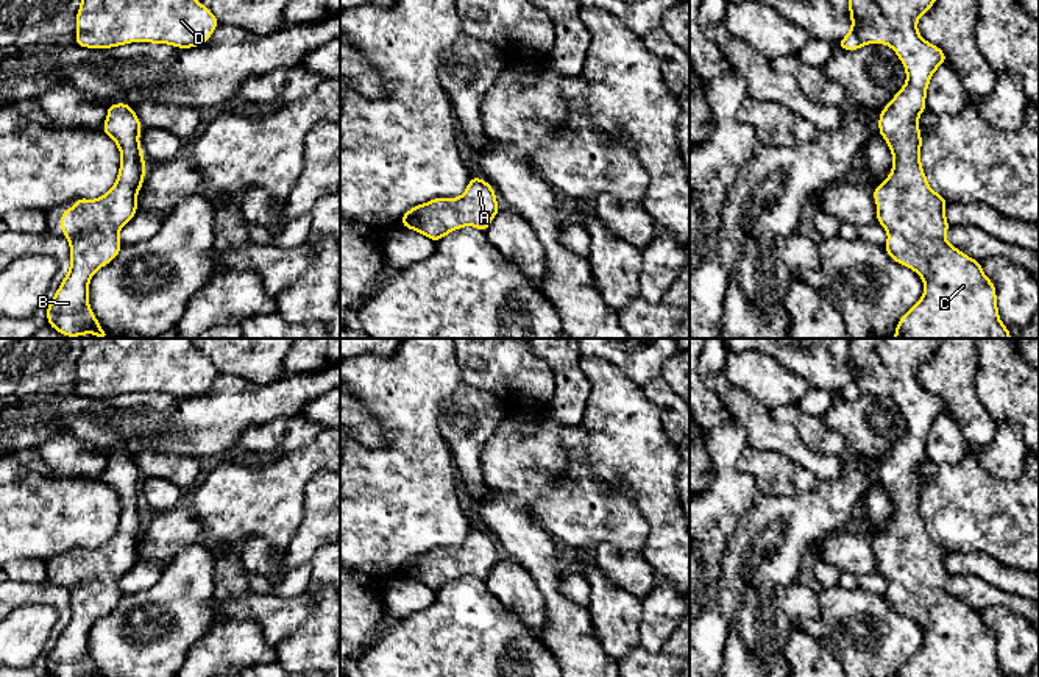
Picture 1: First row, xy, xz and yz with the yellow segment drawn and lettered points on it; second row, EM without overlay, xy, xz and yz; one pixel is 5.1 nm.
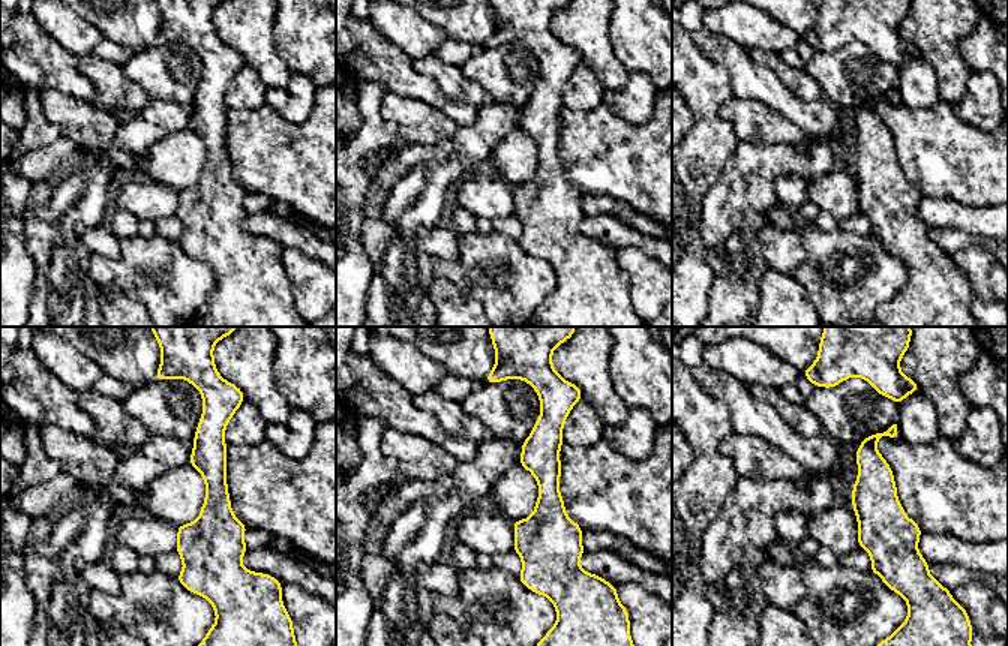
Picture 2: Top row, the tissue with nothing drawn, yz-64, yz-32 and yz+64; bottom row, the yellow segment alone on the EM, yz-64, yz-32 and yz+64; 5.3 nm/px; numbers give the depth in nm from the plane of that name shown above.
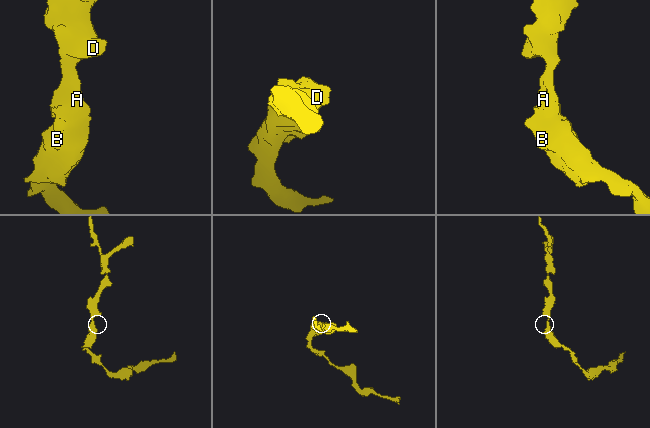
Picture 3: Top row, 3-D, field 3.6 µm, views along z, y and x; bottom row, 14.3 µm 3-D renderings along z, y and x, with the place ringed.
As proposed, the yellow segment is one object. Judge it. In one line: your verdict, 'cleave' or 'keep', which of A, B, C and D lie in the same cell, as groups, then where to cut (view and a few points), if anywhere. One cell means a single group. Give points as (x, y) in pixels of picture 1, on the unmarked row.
keep | A B C D | no cut

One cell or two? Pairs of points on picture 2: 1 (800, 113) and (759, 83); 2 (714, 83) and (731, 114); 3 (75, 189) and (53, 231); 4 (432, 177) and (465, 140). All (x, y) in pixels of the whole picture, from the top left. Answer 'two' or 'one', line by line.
1: one
2: two
3: one
4: one

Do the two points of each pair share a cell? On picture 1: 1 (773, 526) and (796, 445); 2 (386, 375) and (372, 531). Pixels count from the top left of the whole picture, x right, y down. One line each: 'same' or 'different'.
1: different
2: same

